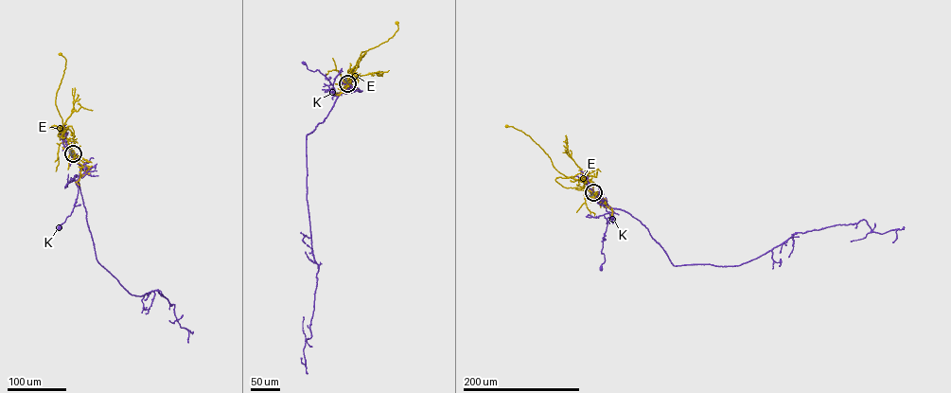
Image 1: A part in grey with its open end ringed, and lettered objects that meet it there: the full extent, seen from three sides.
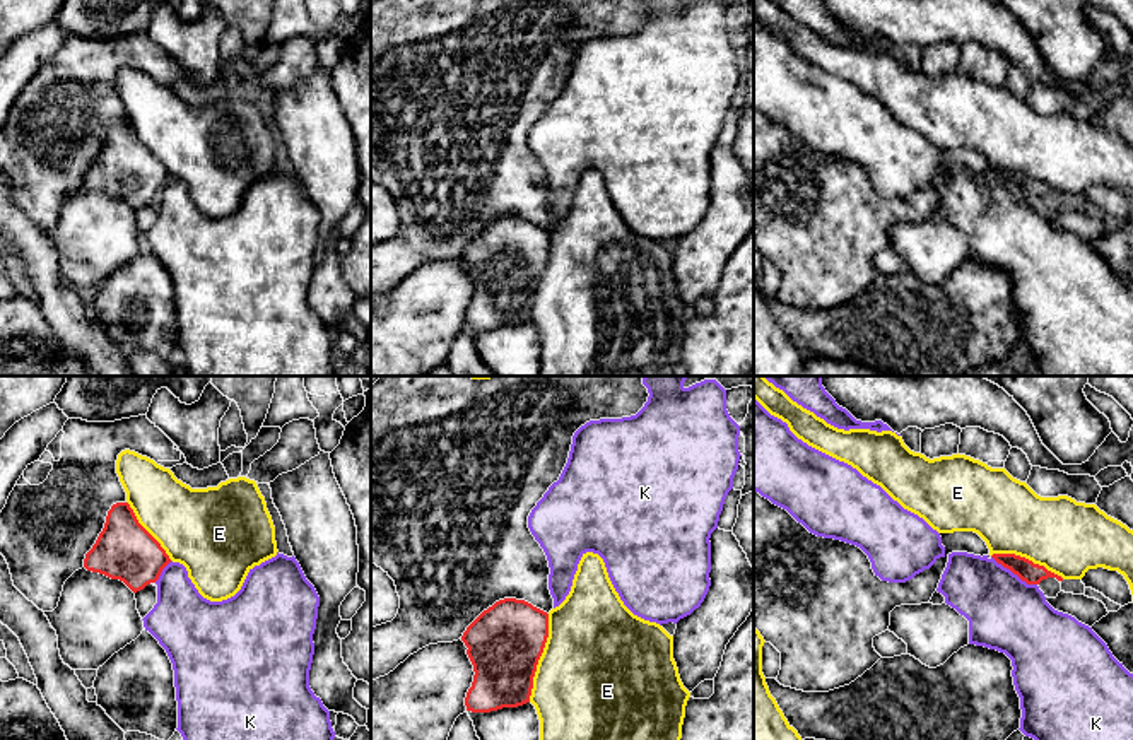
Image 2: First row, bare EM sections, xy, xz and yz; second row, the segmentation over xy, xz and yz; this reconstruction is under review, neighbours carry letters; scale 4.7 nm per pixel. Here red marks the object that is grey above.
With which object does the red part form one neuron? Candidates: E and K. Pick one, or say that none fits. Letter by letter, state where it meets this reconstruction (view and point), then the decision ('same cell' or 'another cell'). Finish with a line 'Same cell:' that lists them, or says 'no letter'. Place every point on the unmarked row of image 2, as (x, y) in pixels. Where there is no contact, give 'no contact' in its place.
E: xz (539, 276) | another cell
K: yz (1014, 190) | another cell
Same cell: no letter

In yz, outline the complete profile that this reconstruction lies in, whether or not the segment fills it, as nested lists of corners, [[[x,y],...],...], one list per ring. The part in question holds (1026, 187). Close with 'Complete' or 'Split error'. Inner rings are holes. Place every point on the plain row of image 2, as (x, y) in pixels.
[[[993,171],[991,173],[998,181],[1010,186],[1027,202],[1039,202],[1042,197],[1056,195],[1063,198],[1061,193],[1048,188],[1044,183],[1034,181],[1032,178],[1015,173],[1015,171]]]. Complete

